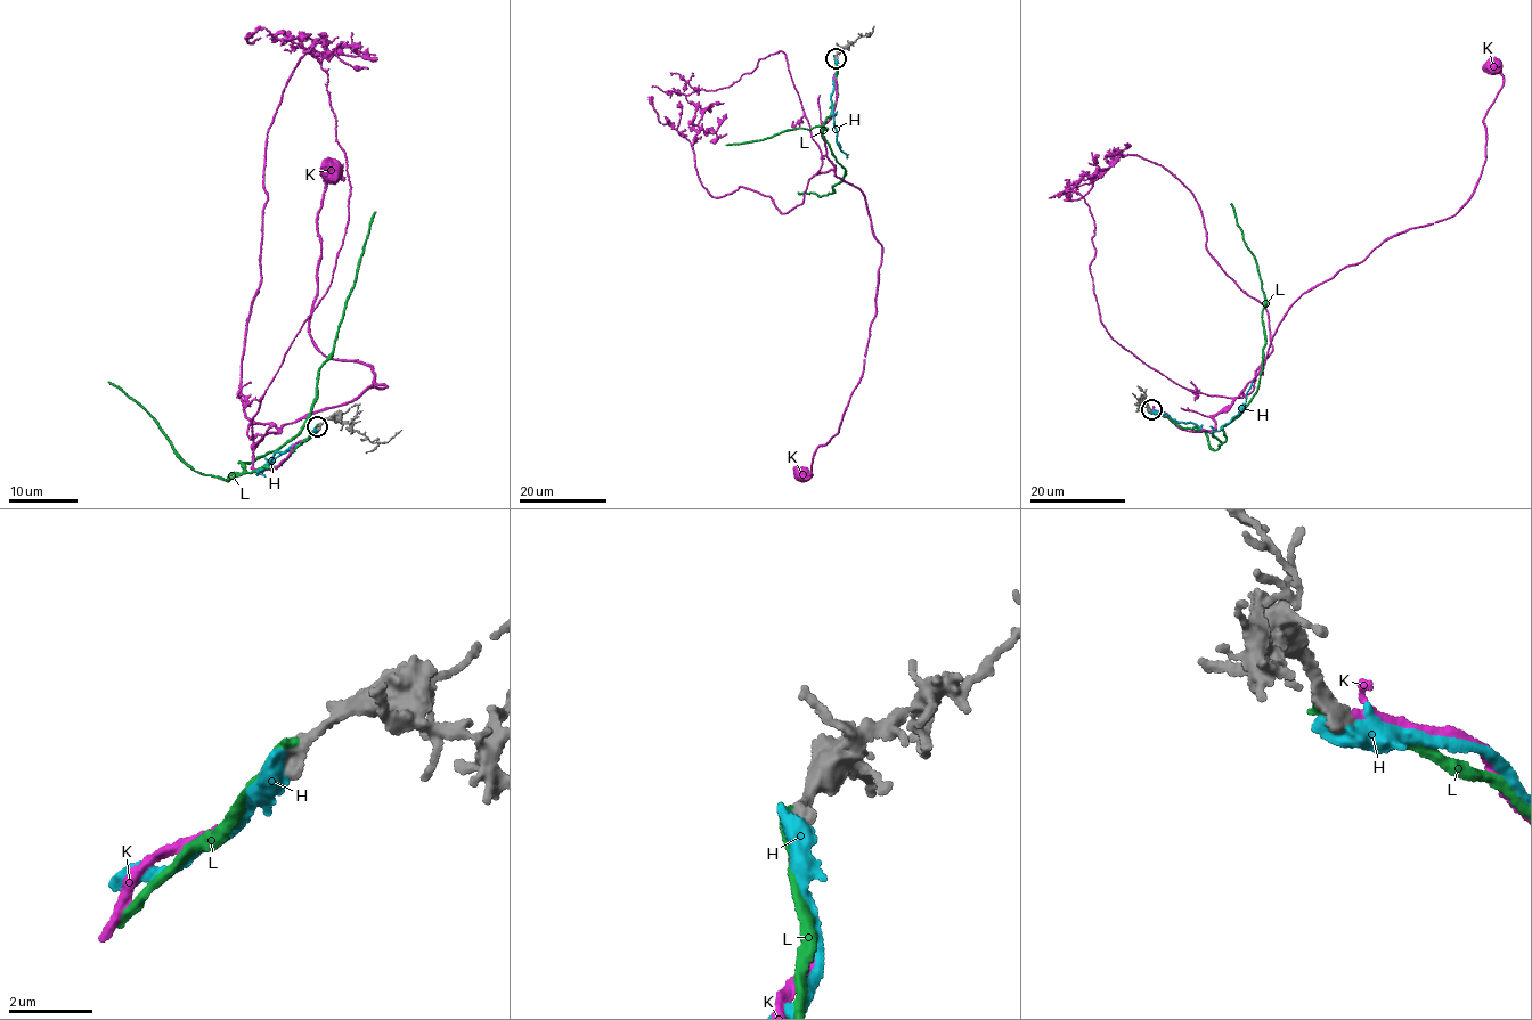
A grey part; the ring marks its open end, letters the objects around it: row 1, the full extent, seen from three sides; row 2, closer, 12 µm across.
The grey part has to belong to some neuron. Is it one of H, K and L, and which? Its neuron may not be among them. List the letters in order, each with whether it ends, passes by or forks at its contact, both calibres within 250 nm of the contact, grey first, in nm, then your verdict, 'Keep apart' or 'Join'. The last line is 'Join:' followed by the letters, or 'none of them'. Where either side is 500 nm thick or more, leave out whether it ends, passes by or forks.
H: Thickness 400 nm (grey) against 550 nm. Keep apart
K: It ends there. Thickness 400 nm (grey) against 240 nm. Join
L: It ends there. Thickness 440 nm (grey) against 300 nm. Keep apart
Join: K

